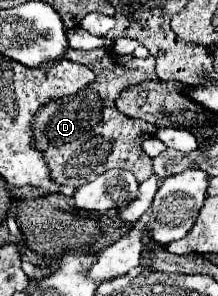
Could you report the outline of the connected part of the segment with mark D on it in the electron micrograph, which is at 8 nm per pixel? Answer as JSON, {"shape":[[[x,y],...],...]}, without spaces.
{"shape":[[[112,48],[100,50],[68,50],[68,60],[86,64],[94,70],[96,80],[88,88],[48,102],[44,110],[36,114],[34,122],[34,140],[36,146],[44,152],[50,174],[58,184],[80,188],[84,182],[104,174],[110,168],[130,170],[138,182],[144,182],[152,174],[152,160],[142,150],[144,136],[154,136],[156,126],[128,118],[116,110],[116,98],[124,86],[134,86],[146,80],[156,80],[154,58],[140,60],[136,56],[120,56]]]}

